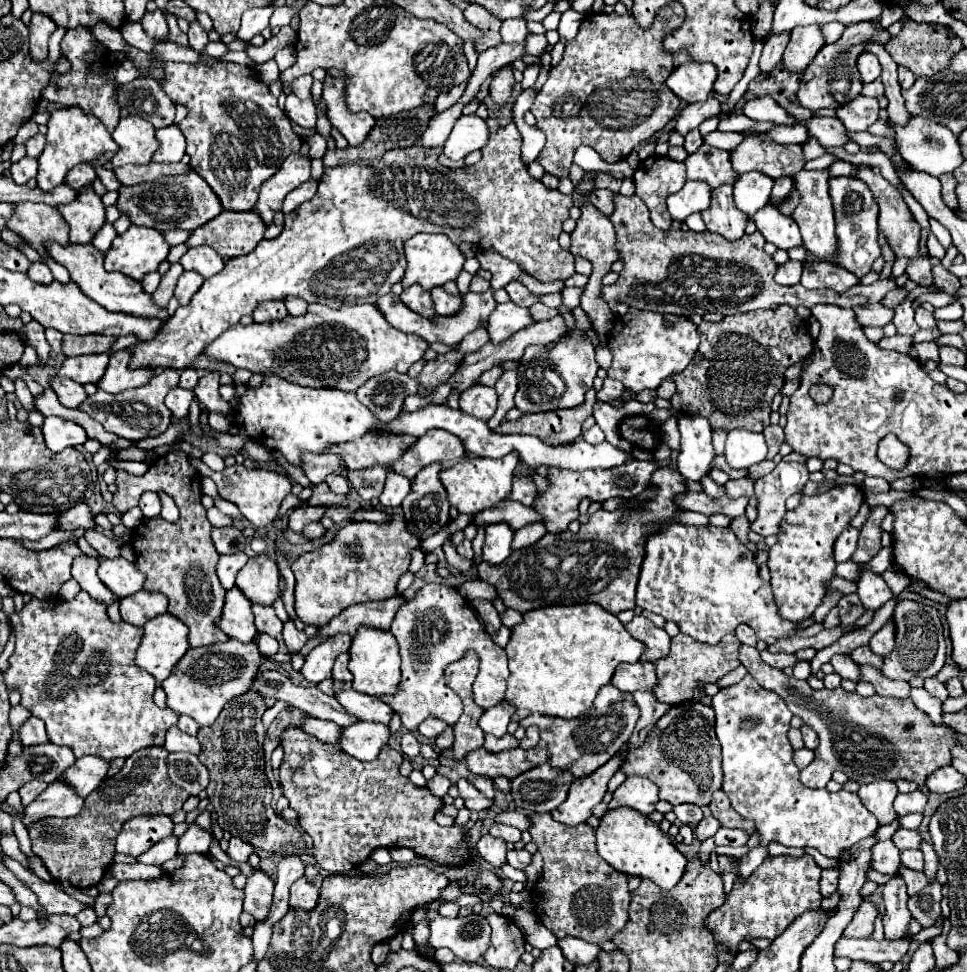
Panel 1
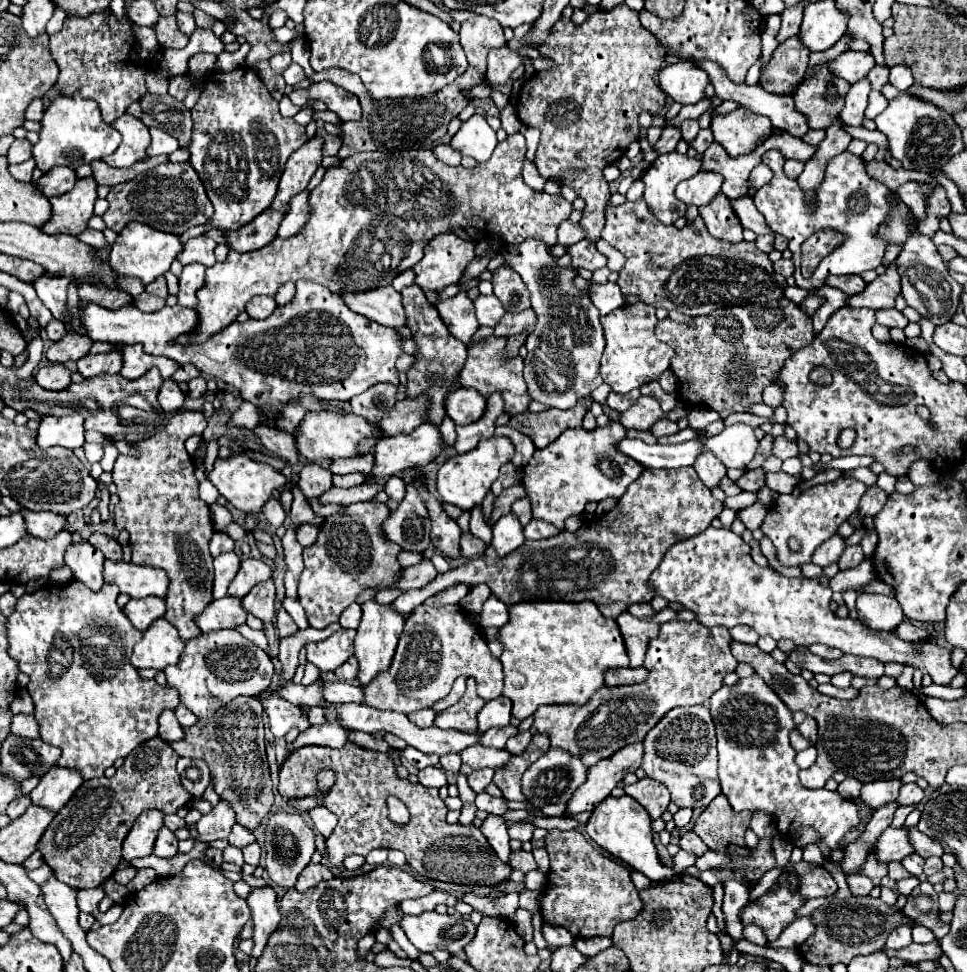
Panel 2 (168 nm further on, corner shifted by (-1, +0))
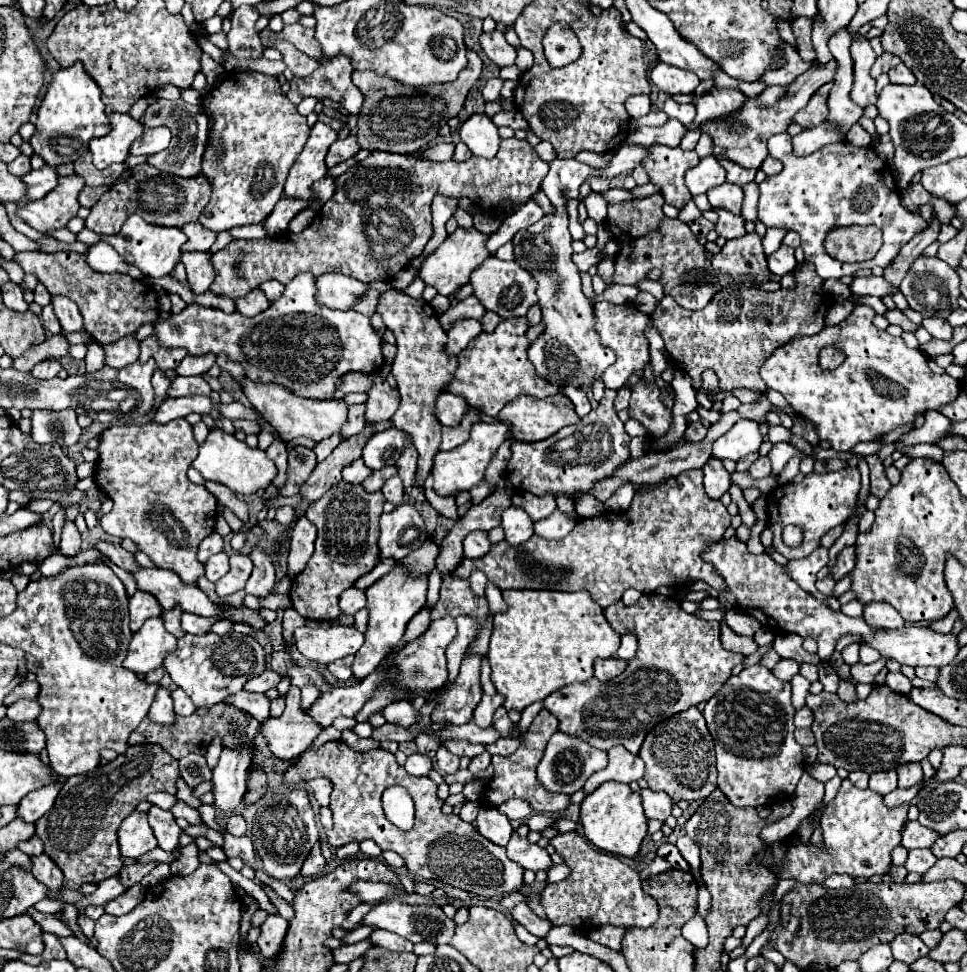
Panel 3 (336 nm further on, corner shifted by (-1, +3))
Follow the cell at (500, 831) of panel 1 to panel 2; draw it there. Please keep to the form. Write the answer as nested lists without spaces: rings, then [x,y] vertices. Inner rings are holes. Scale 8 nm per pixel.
[[[517,821],[517,823],[509,825],[509,837],[519,839],[519,841],[531,841],[533,831],[535,831],[533,821]]]

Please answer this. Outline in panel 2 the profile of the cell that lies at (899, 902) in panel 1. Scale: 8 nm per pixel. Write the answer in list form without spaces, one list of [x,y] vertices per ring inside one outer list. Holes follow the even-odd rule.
[[[899,925],[899,927],[889,935],[885,947],[897,951],[897,949],[907,947],[909,943],[913,943],[913,939],[911,939],[911,927],[907,927],[907,925]]]

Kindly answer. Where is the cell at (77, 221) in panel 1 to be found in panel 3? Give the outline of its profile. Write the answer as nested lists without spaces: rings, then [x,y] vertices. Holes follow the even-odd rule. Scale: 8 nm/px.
[[[81,176],[61,178],[61,184],[41,200],[31,200],[17,210],[17,216],[23,218],[31,228],[39,232],[65,228],[71,218],[77,216],[79,192],[83,190],[85,180]]]

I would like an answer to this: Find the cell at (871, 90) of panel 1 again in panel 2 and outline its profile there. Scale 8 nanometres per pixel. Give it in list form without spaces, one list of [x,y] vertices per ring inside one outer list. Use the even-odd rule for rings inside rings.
[[[875,65],[871,71],[869,71],[869,81],[871,81],[871,85],[873,85],[873,89],[881,89],[885,83],[887,83],[887,77],[889,77],[889,67],[885,65],[885,67],[881,67],[881,65]]]

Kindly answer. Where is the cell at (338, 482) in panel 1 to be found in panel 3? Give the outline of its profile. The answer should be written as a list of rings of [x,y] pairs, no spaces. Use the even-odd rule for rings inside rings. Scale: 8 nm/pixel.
[[[359,458],[359,460],[355,460],[353,464],[345,466],[341,474],[343,474],[343,480],[345,480],[345,482],[349,482],[349,484],[359,484],[361,480],[365,480],[365,478],[371,474],[371,470],[365,468],[365,462]]]

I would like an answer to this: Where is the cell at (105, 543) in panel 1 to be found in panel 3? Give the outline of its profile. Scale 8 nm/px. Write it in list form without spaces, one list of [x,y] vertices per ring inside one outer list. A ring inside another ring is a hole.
[[[97,540],[95,548],[101,550],[101,552],[103,552],[113,564],[117,564],[119,568],[125,568],[125,570],[129,570],[129,572],[137,570],[137,562],[133,560],[133,554],[127,552],[127,550],[123,550],[119,544],[107,542],[107,540]]]

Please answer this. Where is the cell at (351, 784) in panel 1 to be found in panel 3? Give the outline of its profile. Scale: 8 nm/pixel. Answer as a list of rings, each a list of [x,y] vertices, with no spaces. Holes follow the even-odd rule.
[[[341,740],[327,742],[317,750],[309,748],[299,754],[299,758],[283,772],[283,784],[293,788],[317,776],[325,776],[333,782],[331,810],[335,826],[331,832],[327,832],[329,844],[333,848],[371,838],[381,850],[397,852],[405,860],[407,870],[417,878],[441,880],[487,898],[511,894],[523,884],[523,868],[507,858],[505,848],[485,840],[485,836],[481,836],[473,824],[463,822],[457,814],[443,814],[443,802],[437,798],[437,784],[427,776],[409,776],[397,764],[391,752],[377,748],[359,754]],[[395,784],[407,786],[407,792],[415,800],[415,826],[409,832],[401,832],[399,828],[391,826],[383,814],[381,794],[385,788]]]

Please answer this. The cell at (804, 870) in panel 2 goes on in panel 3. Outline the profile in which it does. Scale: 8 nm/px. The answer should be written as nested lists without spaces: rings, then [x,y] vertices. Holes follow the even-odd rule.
[[[833,874],[833,876],[829,876],[829,880],[823,880],[821,886],[833,888],[833,890],[835,888],[849,888],[849,886],[853,886],[853,878],[845,876],[845,874]]]

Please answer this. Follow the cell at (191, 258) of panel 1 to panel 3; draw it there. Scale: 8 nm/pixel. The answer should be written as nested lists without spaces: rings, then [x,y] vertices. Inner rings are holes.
[[[199,222],[185,224],[183,228],[187,242],[183,244],[183,252],[209,252],[211,244],[215,242],[215,232],[209,232]]]

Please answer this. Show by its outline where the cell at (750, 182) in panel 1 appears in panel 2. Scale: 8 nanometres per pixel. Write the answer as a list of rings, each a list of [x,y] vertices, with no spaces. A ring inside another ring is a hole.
[[[761,163],[761,165],[757,165],[757,167],[751,171],[749,187],[757,187],[757,189],[761,189],[761,187],[767,185],[771,179],[773,179],[773,171],[771,171],[765,163]]]

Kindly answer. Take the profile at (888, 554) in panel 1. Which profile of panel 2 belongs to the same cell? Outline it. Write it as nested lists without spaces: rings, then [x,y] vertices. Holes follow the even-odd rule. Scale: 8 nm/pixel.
[[[865,559],[857,569],[839,571],[835,577],[831,577],[831,579],[829,579],[829,589],[831,589],[831,591],[839,591],[839,593],[843,593],[845,589],[855,589],[855,591],[859,591],[859,589],[865,587],[871,579],[875,579],[873,561],[871,561],[871,559]]]

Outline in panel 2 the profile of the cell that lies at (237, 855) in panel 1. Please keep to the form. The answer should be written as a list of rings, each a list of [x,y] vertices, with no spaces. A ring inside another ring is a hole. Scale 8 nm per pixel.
[[[235,823],[233,825],[233,829],[231,829],[231,835],[229,835],[229,843],[231,845],[235,845],[235,847],[245,847],[245,845],[249,845],[249,843],[253,843],[255,841],[255,837],[253,837],[253,833],[249,831],[249,829],[245,829],[245,827],[241,827],[239,823]]]

